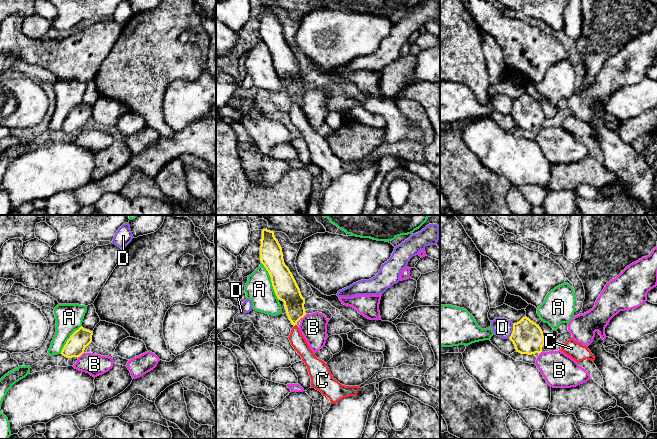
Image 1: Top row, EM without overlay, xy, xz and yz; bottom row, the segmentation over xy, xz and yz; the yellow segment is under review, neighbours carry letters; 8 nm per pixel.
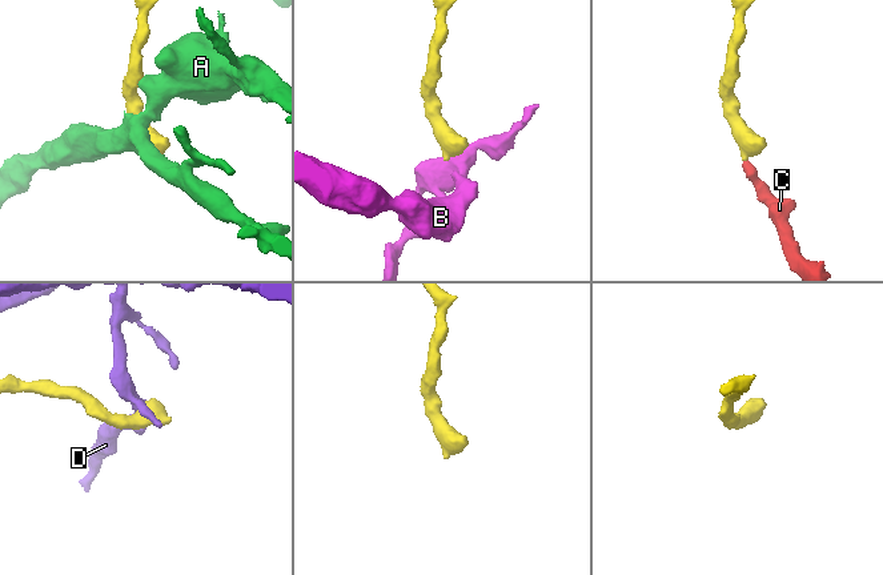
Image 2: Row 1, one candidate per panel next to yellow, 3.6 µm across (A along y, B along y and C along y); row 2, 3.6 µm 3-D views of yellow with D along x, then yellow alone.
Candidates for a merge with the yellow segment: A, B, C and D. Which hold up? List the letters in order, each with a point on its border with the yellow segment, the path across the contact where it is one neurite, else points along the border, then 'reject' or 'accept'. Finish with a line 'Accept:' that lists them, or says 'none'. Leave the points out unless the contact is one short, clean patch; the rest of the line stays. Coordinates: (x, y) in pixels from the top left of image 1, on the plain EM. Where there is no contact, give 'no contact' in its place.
A: xz (271, 56) | reject
B: xz (302, 93) | along xz (306, 90), (299, 95) | reject
C: xz (295, 100) | across xz (290, 70), (294, 78), (295, 100), (295, 113), (297, 116) | accept
D: yz (512, 107) | along yz (513, 100), (513, 106), (508, 114) | reject
Accept: C

